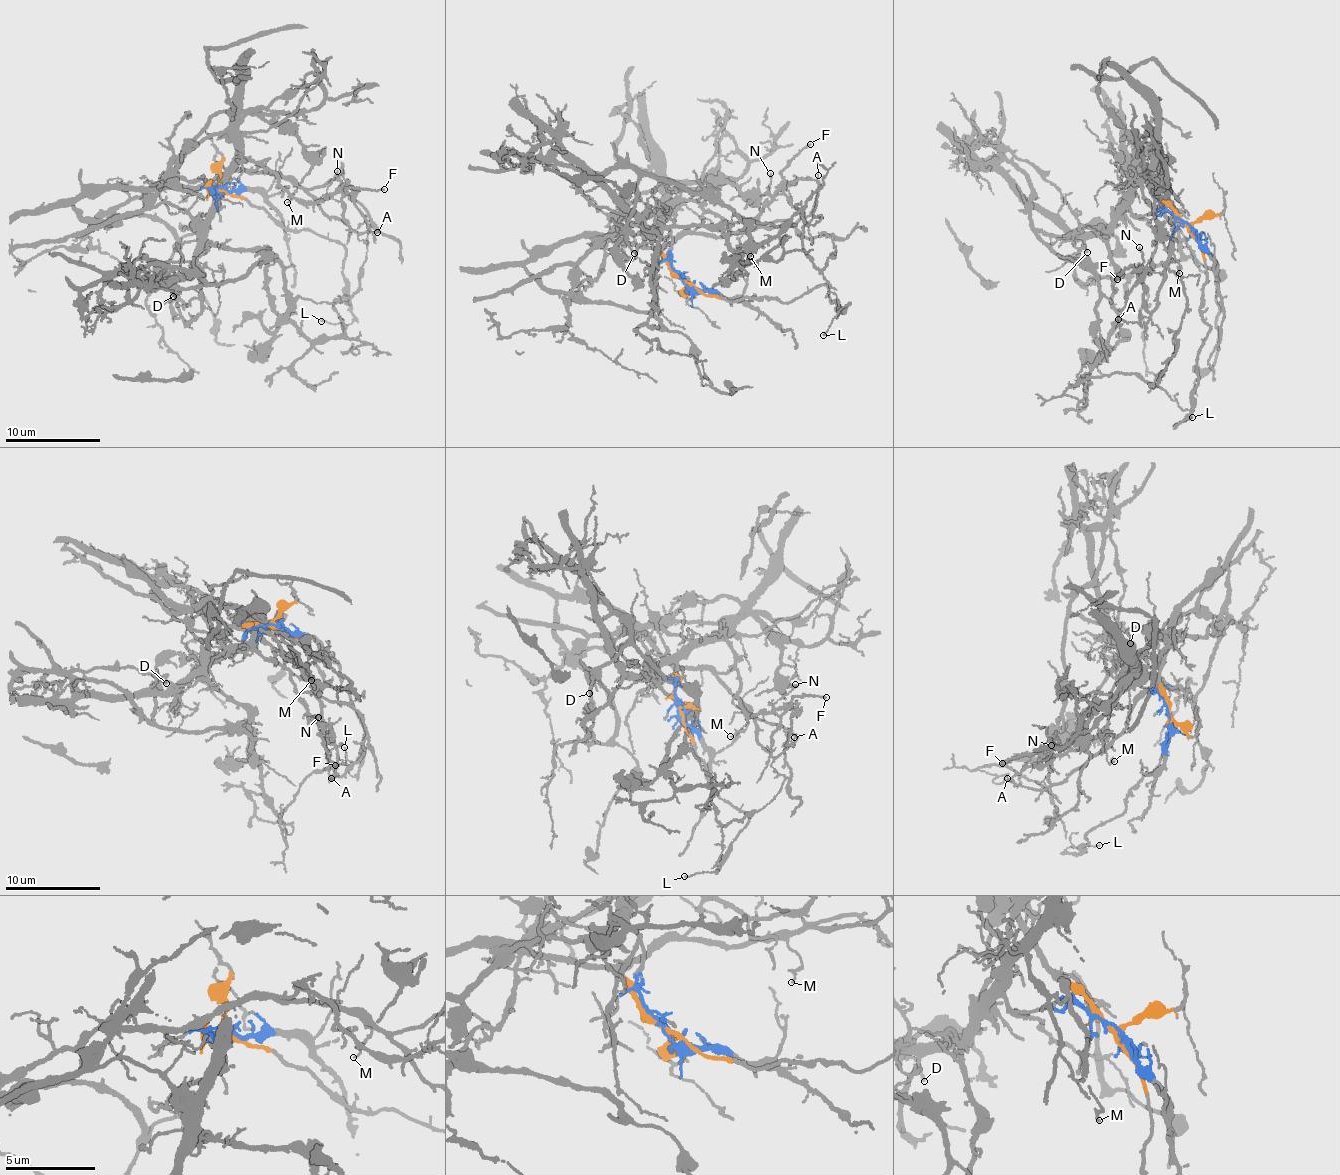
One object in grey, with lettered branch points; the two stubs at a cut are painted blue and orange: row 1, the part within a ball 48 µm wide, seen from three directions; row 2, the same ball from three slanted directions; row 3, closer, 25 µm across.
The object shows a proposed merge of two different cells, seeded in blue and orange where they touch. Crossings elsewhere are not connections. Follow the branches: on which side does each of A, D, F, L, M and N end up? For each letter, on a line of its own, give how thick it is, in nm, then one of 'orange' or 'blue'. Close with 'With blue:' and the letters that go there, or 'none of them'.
A: 90 nm | orange
D: 140 nm | blue
F: 130 nm | orange
L: 90 nm | orange
M: 90 nm | orange
N: 110 nm | orange
With blue: D

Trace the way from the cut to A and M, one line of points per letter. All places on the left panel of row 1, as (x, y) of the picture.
A: (217, 190), (207, 182), (232, 172), (264, 170), (293, 179), (329, 216), (339, 218), (354, 230), (377, 232)
M: (217, 190), (207, 182), (232, 172), (248, 170), (283, 175), (297, 187), (286, 201)

